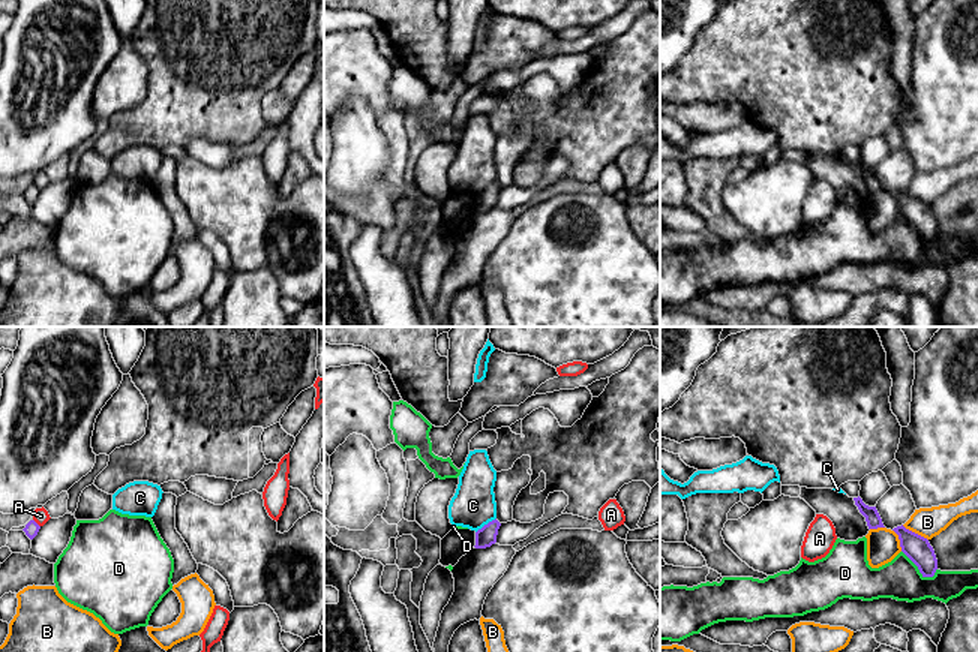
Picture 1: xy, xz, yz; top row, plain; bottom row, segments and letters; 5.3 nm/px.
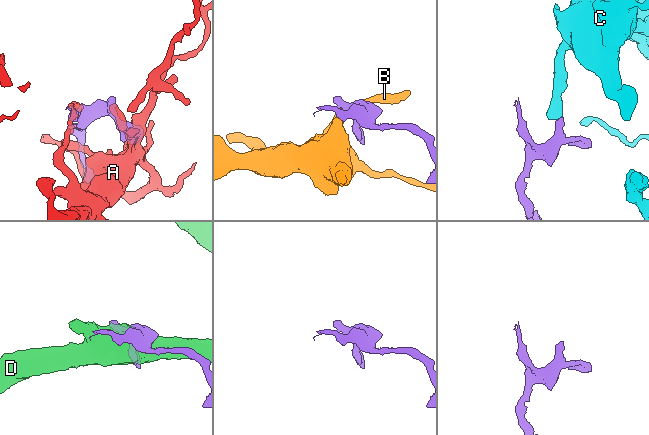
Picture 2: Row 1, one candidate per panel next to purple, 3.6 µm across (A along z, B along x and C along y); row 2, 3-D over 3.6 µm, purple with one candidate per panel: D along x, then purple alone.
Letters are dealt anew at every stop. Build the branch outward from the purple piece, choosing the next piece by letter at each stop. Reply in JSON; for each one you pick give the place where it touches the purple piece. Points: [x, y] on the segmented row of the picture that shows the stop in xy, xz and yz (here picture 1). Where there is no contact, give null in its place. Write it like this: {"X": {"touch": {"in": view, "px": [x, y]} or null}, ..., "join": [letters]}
{"join": []}

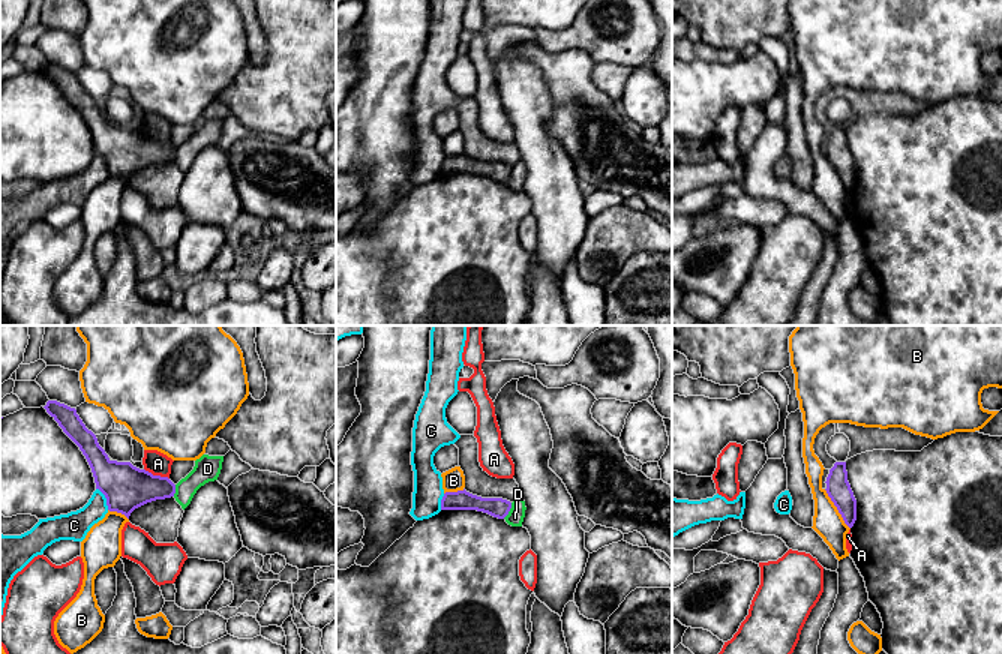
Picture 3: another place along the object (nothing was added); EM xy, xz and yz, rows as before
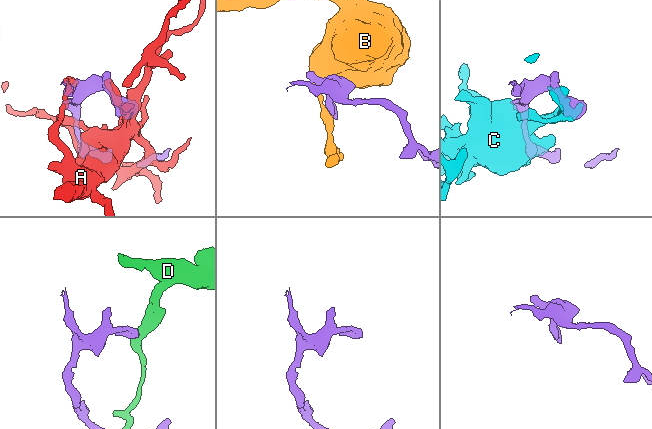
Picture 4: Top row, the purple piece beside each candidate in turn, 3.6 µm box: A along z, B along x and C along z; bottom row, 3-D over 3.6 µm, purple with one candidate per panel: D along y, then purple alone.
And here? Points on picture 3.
{"join": []}

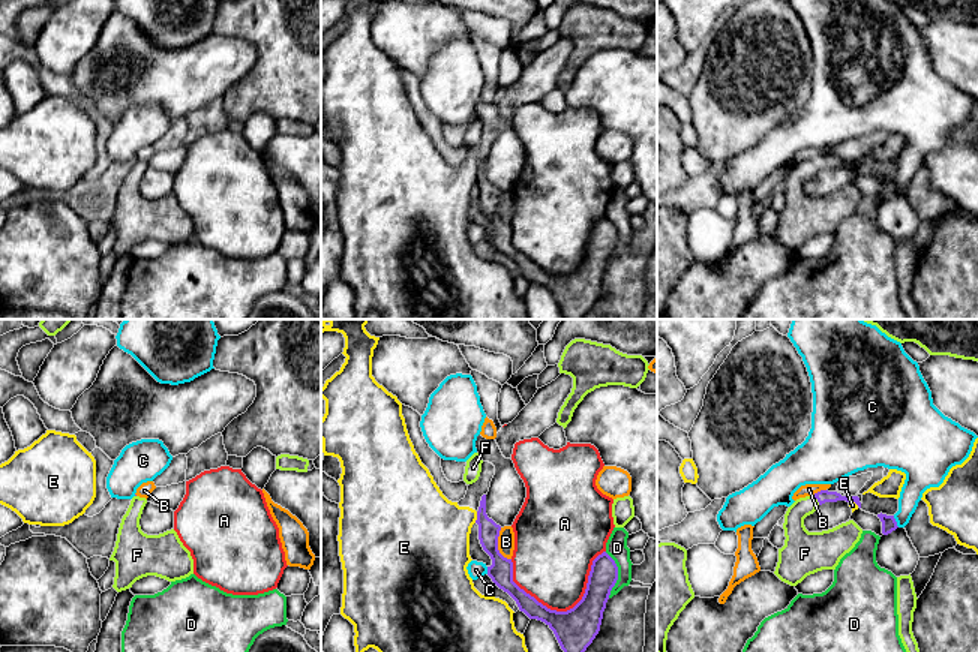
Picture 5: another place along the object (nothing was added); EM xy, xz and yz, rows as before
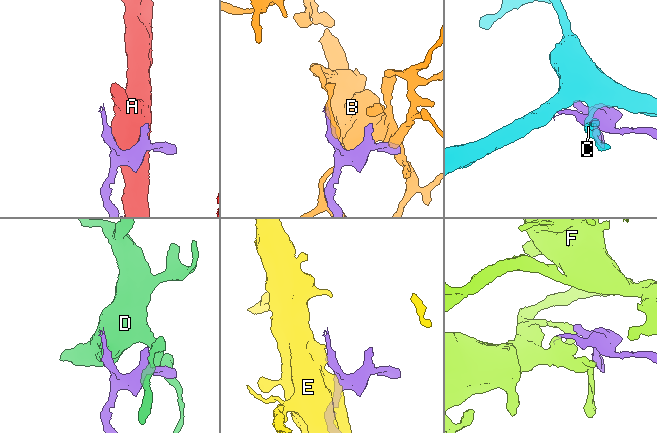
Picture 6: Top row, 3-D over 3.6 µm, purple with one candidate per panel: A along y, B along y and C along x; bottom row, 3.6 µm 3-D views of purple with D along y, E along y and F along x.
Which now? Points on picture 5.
{"F": {"touch": {"in": "yz", "px": [816, 498]}}, "join": ["F"]}

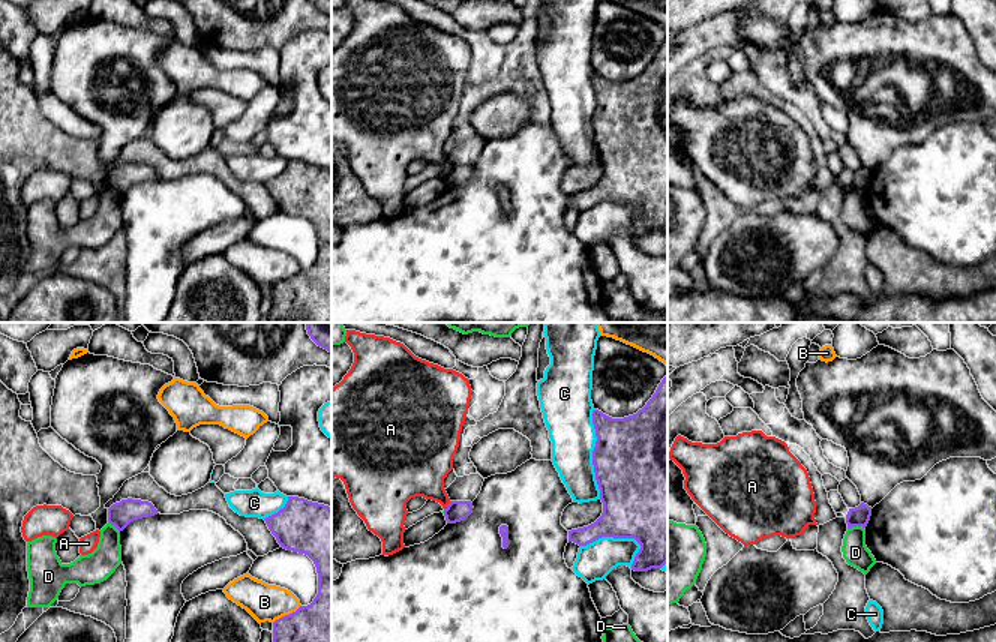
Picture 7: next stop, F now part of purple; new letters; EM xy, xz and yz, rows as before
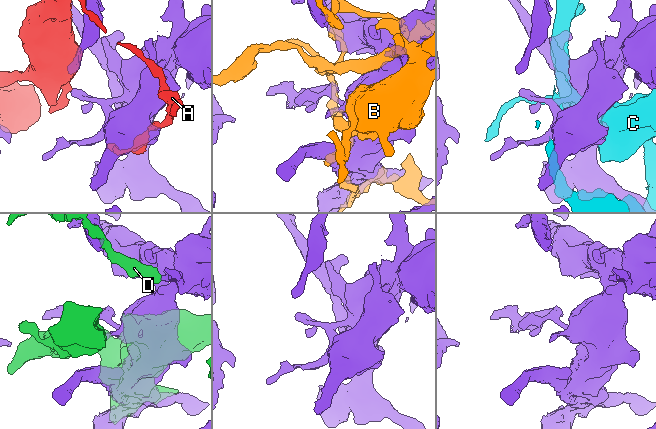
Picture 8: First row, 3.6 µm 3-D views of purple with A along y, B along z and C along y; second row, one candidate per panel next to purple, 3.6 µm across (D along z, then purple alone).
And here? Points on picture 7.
{"join": []}

